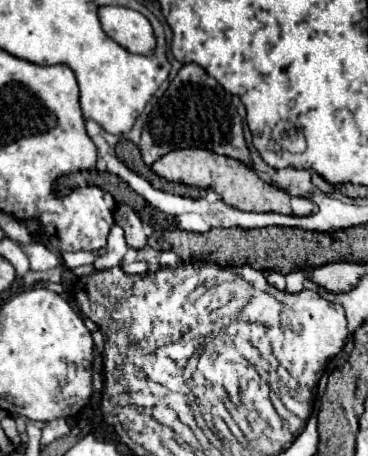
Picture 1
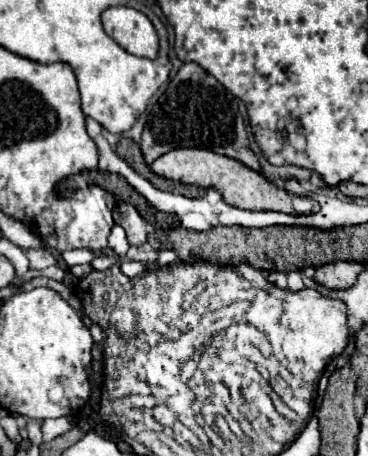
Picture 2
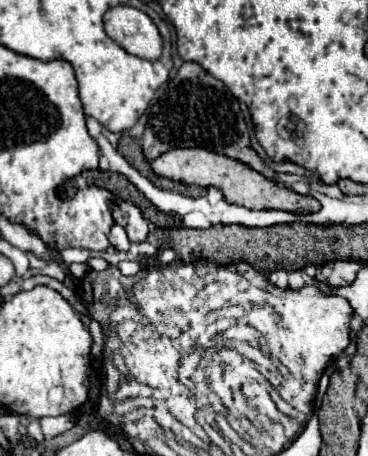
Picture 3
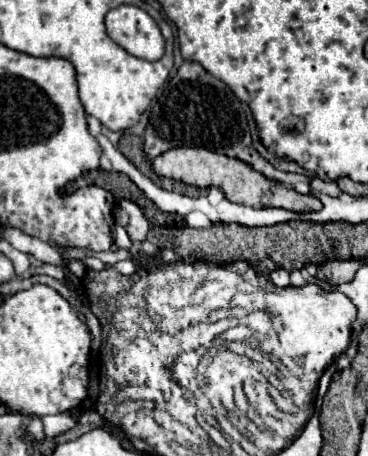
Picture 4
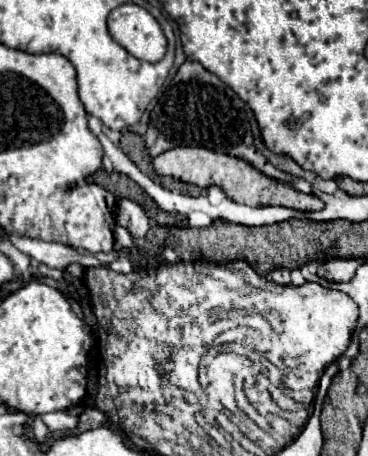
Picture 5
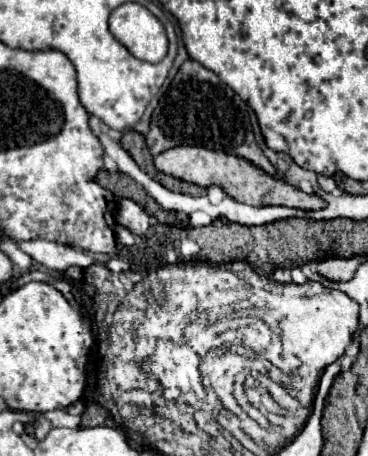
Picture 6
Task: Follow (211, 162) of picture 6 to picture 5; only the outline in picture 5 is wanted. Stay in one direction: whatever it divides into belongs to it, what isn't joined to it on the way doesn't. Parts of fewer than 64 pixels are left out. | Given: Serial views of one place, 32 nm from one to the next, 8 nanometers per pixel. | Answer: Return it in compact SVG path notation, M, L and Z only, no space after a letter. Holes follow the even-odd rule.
M178 146L172 148L160 156L156 156L152 160L154 170L160 176L170 176L200 188L208 188L208 186L218 186L226 192L226 196L238 204L246 204L246 206L284 206L284 208L294 208L294 210L322 210L324 202L320 198L316 198L314 194L302 194L298 190L294 190L292 186L272 180L266 174L262 174L260 170L256 170L252 164L240 160L240 158L232 158L220 152L212 152L212 150L204 150L198 146Z

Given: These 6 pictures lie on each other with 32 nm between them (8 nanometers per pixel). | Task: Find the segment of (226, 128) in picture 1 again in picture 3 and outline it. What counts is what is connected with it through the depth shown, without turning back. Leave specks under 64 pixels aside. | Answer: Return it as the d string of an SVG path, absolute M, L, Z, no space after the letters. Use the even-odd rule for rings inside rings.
M184 62L180 66L178 74L170 80L168 88L164 90L164 96L152 106L148 124L142 136L142 150L148 162L156 160L160 154L172 148L184 148L184 146L198 146L198 148L212 150L216 154L236 158L268 179L282 182L286 186L295 182L310 183L310 177L276 173L258 158L258 154L250 148L250 134L244 122L244 116L240 112L238 100L220 80L210 76L196 62Z

